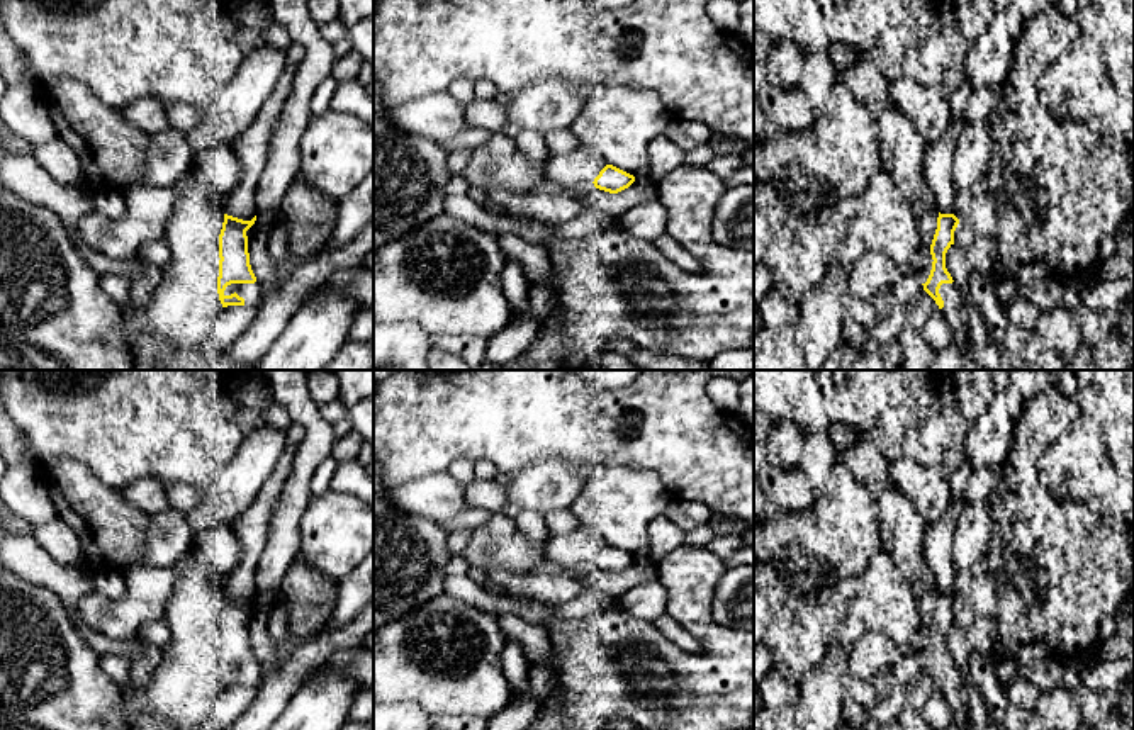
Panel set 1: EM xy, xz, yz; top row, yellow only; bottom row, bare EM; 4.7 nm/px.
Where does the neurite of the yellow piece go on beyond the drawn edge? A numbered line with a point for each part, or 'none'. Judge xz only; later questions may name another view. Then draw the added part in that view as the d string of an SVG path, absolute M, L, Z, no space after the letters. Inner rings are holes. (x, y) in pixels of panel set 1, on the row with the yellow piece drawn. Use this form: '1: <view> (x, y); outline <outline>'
none

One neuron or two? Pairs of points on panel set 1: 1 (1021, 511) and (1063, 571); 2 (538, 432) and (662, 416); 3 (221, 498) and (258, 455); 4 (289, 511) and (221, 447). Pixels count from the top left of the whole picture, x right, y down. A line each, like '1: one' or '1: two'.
1: one
2: one
3: one
4: two

